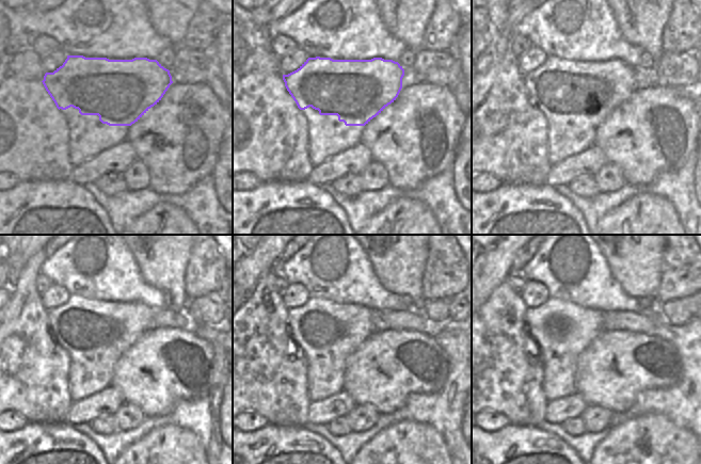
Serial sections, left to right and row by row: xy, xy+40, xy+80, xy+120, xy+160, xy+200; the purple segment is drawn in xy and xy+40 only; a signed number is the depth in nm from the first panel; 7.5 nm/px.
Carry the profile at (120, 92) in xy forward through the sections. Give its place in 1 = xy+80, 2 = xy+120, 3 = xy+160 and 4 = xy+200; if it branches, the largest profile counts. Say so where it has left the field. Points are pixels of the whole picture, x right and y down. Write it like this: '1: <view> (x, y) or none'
1: xy+80 (589, 90)
2: xy+120 (109, 330)
3: xy+160 (332, 328)
4: xy+200 (570, 329)

